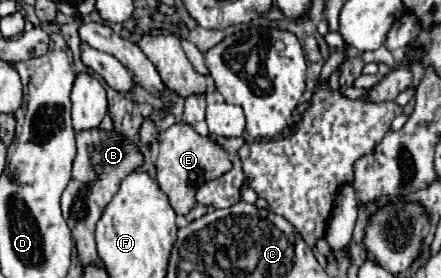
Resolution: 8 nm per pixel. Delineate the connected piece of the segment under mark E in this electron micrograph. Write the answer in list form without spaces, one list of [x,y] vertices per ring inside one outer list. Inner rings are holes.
[[[172,124],[168,130],[158,136],[158,160],[156,160],[156,180],[160,190],[168,196],[170,206],[176,214],[188,214],[196,204],[196,192],[208,180],[220,178],[224,172],[232,168],[232,162],[224,148],[216,142],[210,142],[206,136],[200,136],[188,124]]]

